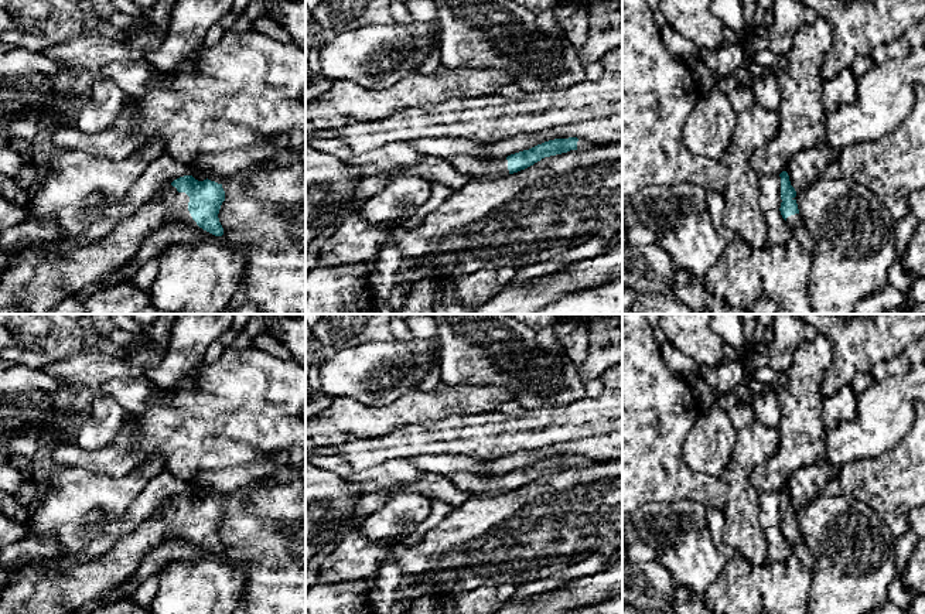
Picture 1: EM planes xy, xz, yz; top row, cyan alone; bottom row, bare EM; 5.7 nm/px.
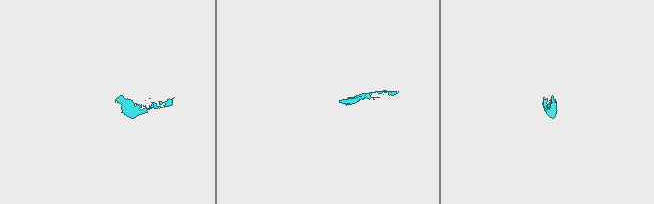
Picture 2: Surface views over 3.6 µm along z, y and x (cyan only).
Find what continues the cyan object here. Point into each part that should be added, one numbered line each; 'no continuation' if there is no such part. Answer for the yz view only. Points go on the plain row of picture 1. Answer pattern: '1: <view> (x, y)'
1: yz (799, 549)

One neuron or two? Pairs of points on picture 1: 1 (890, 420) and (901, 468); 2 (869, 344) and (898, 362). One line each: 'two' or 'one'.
1: two
2: two

